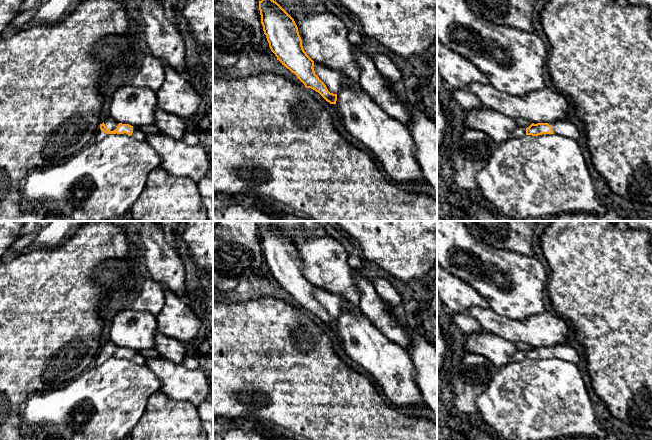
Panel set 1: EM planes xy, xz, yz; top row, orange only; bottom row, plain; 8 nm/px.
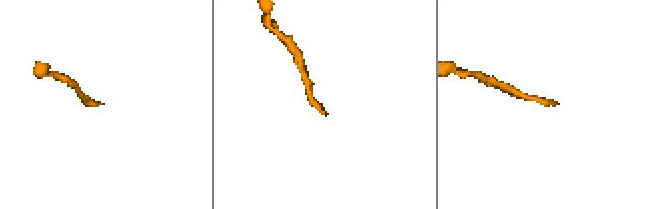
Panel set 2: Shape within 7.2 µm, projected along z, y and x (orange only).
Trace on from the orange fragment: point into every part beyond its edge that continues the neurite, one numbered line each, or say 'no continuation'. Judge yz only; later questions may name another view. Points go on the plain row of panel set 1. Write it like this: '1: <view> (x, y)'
1: yz (565, 352)

